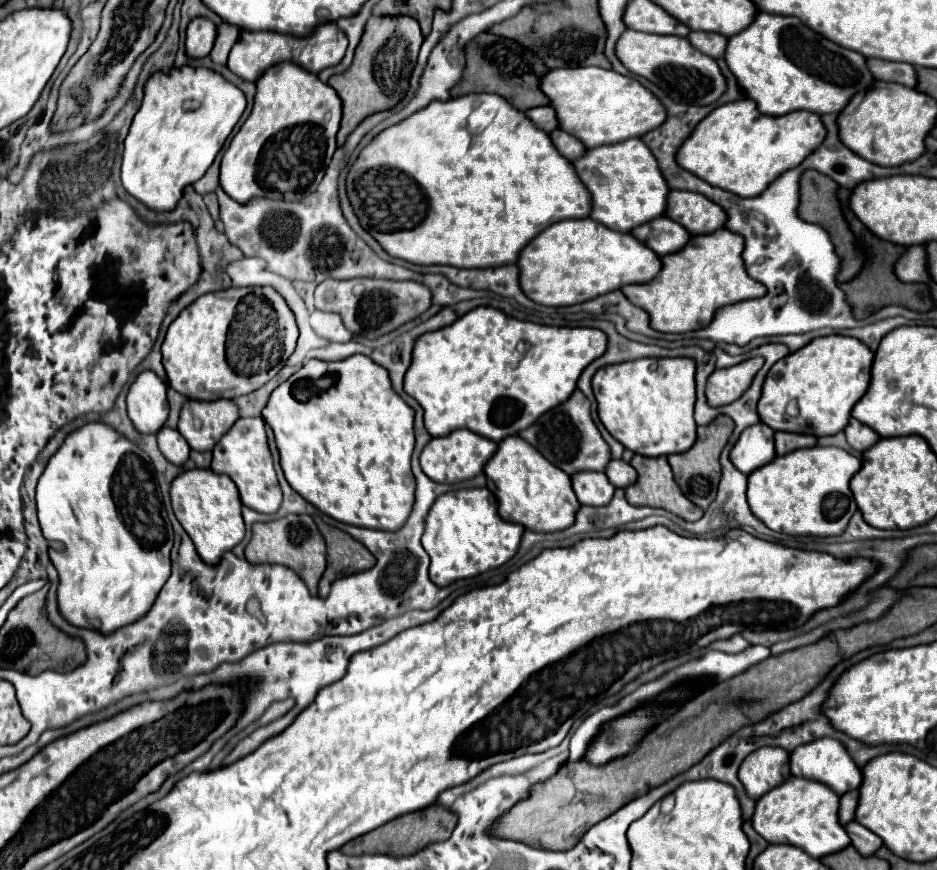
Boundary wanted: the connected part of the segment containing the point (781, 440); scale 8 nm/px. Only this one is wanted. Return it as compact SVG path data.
M775 432L775 450L777 456L799 450L799 448L807 448L807 446L815 446L817 444L817 436L811 434L795 434L795 432Z

